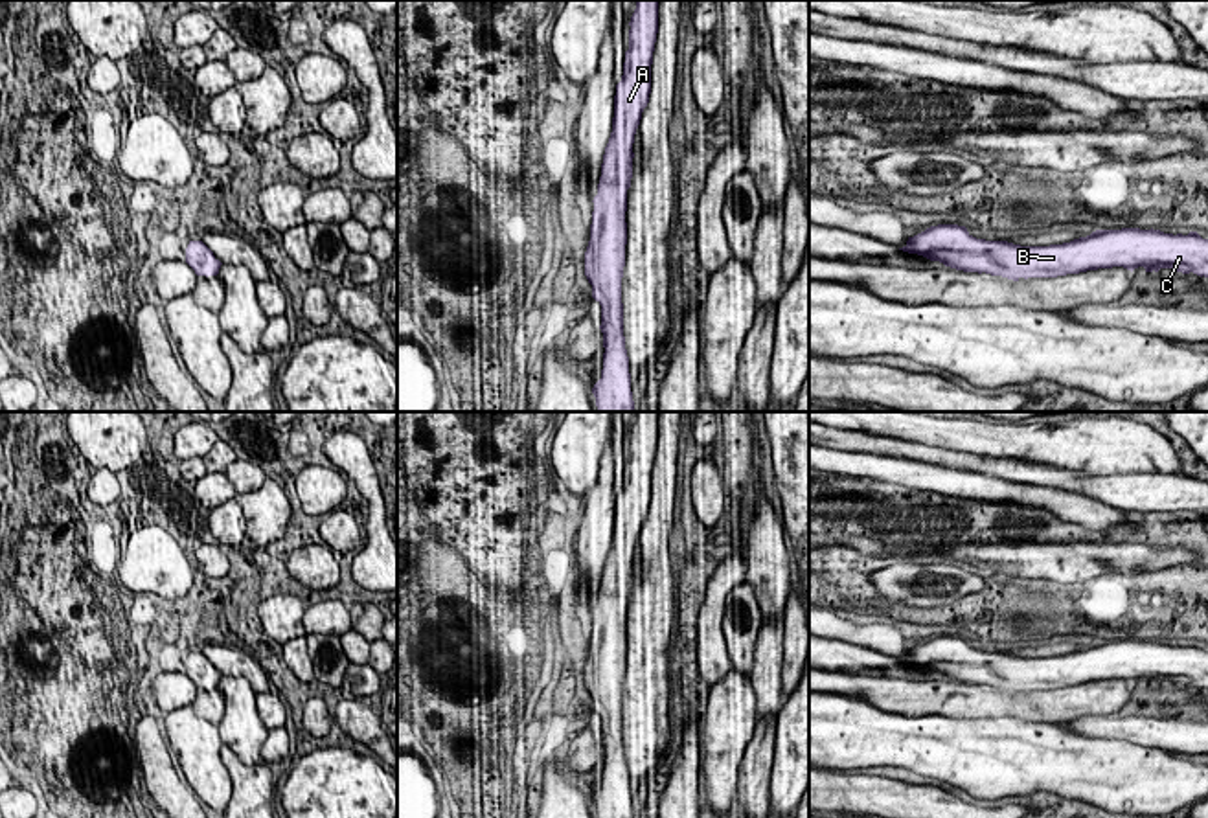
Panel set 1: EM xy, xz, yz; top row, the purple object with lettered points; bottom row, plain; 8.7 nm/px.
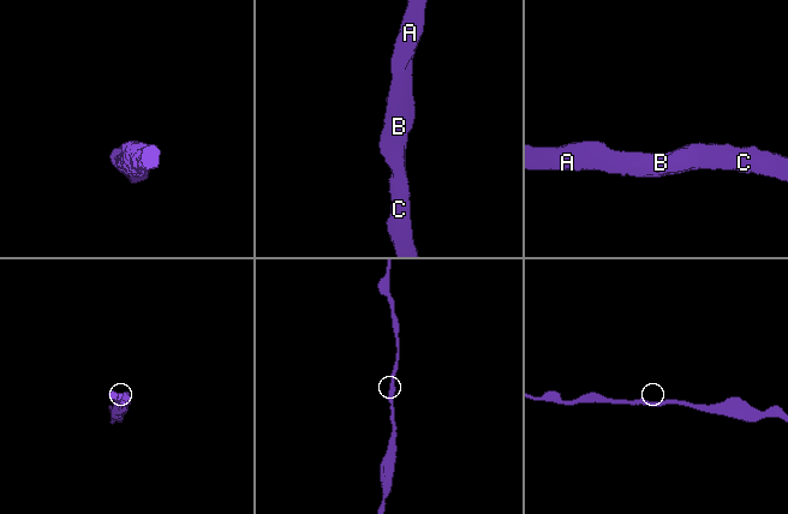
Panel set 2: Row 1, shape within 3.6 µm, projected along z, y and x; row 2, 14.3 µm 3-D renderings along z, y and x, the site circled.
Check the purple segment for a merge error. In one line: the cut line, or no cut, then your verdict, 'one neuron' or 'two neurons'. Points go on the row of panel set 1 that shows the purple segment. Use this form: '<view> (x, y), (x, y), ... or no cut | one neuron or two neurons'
no cut | one neuron

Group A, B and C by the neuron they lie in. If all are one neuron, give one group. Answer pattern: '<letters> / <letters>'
A B C

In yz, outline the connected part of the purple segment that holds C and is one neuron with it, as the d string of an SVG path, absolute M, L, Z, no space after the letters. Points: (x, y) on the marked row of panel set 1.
M938 224L908 237L899 250L956 270L986 272L1013 281L1112 267L1131 272L1138 267L1145 272L1171 268L1208 278L1208 239L1197 232L1173 235L1153 228L1096 230L1063 244L1020 246L1008 241L976 239L965 226Z

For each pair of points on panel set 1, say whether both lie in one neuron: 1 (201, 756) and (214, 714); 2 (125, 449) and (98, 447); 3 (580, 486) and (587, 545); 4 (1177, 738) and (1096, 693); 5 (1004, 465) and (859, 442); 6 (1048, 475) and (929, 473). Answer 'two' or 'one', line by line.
1: two
2: one
3: two
4: two
5: one
6: two

